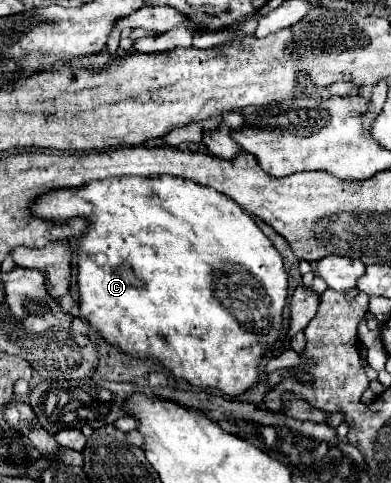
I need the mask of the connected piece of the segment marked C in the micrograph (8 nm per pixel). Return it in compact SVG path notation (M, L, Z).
M155 176L155 178L107 178L107 180L91 180L81 188L59 188L37 196L29 204L29 212L37 218L49 222L67 222L71 218L87 220L87 230L79 238L79 256L91 264L77 264L77 290L79 290L79 310L81 316L97 330L109 344L121 348L123 352L137 358L153 358L167 366L177 378L187 380L197 388L219 388L227 396L239 396L247 388L251 388L261 376L257 374L261 350L273 350L275 344L283 342L283 308L287 304L287 272L283 268L281 254L273 248L271 240L259 230L255 220L239 206L235 200L215 192L211 188L203 188L193 180L183 180L175 176Z

